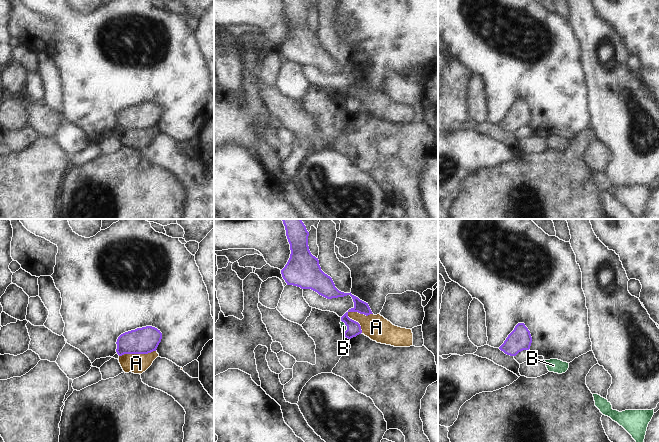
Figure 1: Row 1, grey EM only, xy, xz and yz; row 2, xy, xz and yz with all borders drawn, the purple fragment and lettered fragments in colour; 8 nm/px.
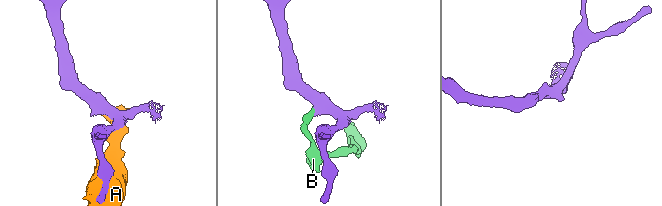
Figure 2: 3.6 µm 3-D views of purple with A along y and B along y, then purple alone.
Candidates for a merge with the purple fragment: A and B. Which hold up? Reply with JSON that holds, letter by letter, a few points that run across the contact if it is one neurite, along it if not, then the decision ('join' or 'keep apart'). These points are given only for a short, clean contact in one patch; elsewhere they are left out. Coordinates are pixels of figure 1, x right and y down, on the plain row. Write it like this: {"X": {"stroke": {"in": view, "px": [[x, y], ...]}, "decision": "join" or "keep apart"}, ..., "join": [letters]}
{"A": {"decision": "keep apart"}, "B": {"stroke": {"in": "xz", "px": [[353, 104], [346, 101], [343, 102]]}, "decision": "join"}, "join": ["B"]}

